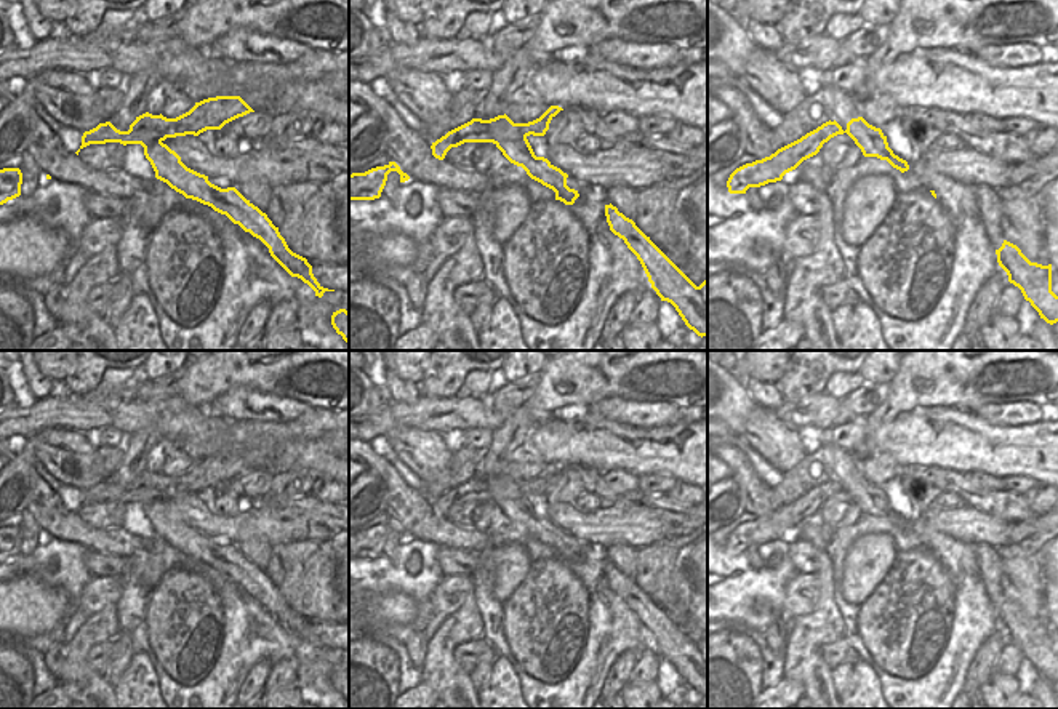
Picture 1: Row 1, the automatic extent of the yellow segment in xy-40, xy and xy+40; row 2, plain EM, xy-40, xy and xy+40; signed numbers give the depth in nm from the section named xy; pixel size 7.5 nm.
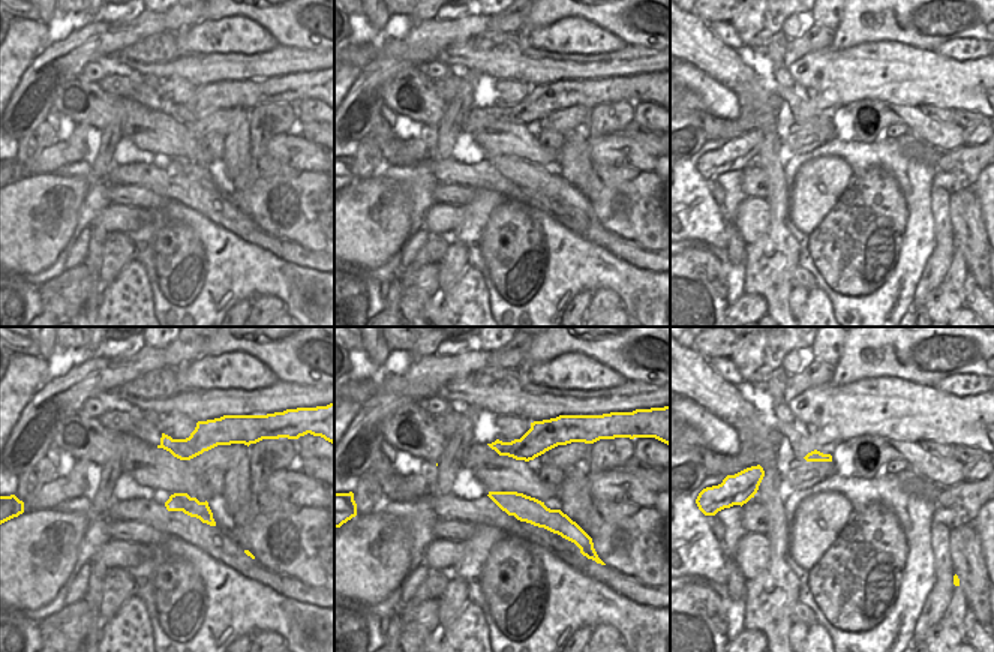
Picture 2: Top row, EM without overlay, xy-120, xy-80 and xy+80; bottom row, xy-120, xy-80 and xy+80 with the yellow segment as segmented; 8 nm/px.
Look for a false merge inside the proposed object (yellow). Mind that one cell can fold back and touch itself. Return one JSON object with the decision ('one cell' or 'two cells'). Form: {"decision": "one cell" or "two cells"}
{"decision": "two cells"}

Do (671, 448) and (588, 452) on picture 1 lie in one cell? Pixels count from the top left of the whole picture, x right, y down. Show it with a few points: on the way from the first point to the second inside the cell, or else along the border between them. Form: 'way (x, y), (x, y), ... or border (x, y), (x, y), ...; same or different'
way (650, 452), (609, 452); same

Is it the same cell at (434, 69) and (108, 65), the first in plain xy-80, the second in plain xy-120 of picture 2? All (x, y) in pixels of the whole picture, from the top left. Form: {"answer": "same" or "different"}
{"answer": "different"}

